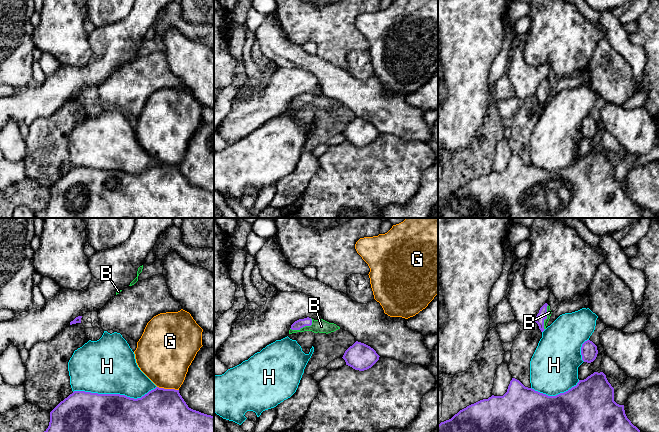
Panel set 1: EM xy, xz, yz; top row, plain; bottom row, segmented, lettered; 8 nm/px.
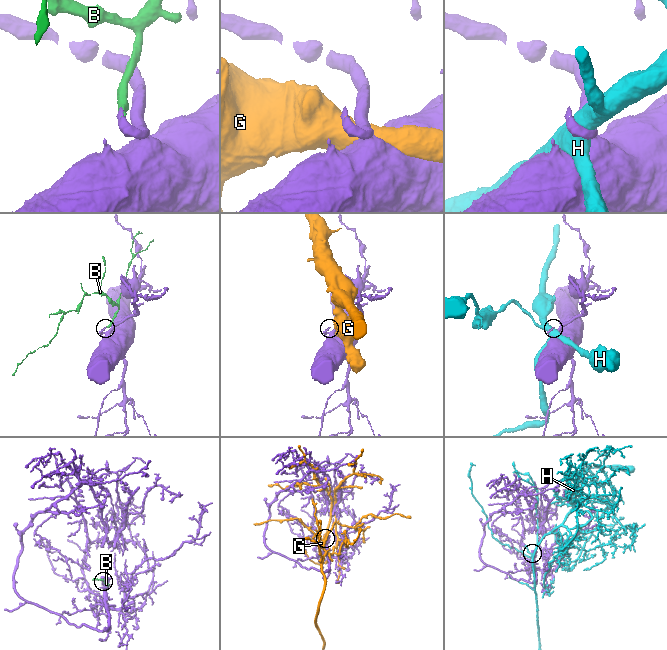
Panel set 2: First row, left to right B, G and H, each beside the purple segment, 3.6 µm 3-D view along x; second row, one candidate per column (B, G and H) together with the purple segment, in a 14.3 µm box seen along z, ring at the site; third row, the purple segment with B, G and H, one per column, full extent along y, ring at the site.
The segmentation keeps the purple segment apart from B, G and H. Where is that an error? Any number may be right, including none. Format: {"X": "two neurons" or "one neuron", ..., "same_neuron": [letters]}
{"B": "one neuron", "G": "two neurons", "H": "two neurons", "same_neuron": ["B"]}

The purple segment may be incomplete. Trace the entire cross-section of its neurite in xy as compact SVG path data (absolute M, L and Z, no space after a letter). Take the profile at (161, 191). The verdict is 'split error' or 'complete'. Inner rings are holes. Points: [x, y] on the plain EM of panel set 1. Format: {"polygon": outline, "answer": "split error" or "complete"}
{"polygon": "M156 163L137 175L74 167L50 188L49 202L35 218L214 218L214 192L189 184L175 165Z", "answer": "complete"}

